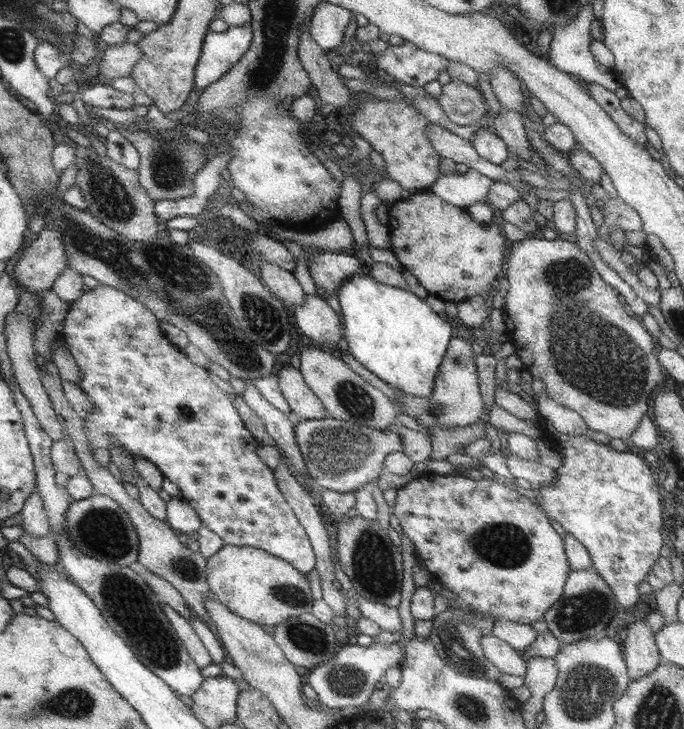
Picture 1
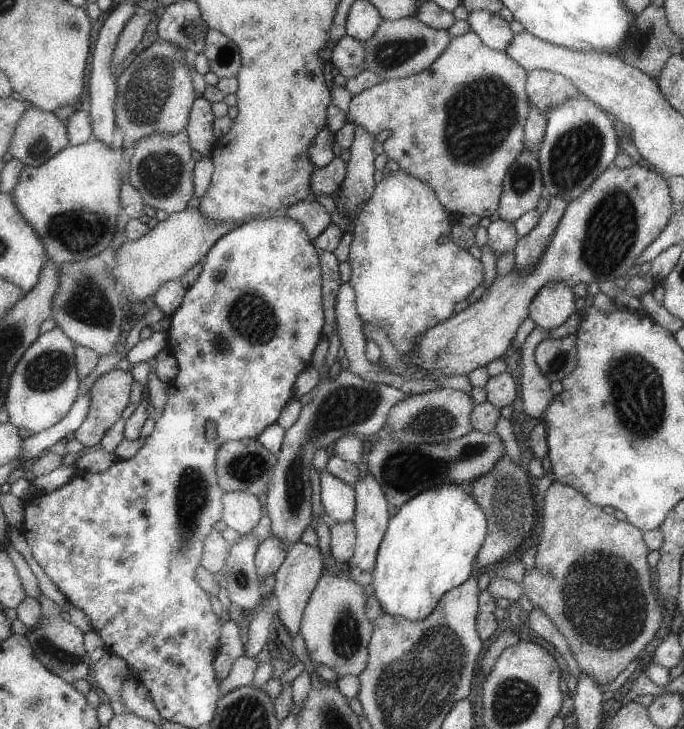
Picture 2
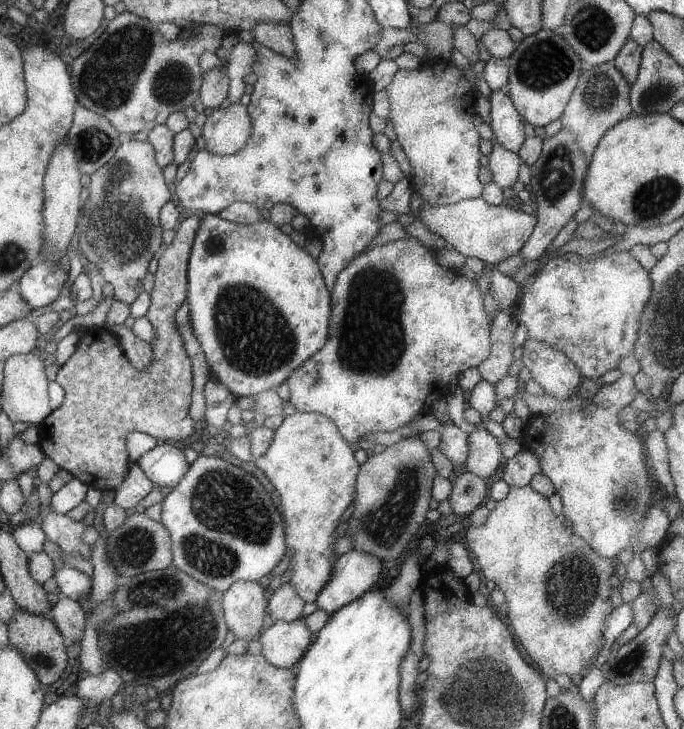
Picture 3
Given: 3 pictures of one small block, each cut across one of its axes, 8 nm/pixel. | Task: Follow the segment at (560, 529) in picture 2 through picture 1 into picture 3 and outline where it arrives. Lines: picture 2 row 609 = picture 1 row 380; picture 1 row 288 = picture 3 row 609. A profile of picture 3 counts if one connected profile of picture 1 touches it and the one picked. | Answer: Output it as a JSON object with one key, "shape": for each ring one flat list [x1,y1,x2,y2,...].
{"shape":[[526,485,509,488,505,498,499,500,495,504,495,508,489,512,486,521,479,526,469,526,465,533,465,544,467,544,467,550,473,559,476,569,481,571,481,576,487,581,493,581,505,596,504,602,507,603,508,608,505,619,510,628,513,628,513,633,517,636,518,644,521,644,526,656,529,656,533,664,537,664,537,668,541,668,541,672,545,674,545,679,553,679,557,674,561,673,566,674,568,677,573,674,580,674,579,670,585,664,589,664,591,658,595,658,599,654,601,628,604,628,604,621,607,619,609,612,612,612,614,608,614,606,611,606,611,600,609,600,609,582,607,582,609,576,613,574,611,559,598,556,593,552,592,548,589,548,585,540,581,540,580,536,573,534,571,527,565,528,562,521,557,516,553,516,547,498,543,498,540,493,534,492]]}

